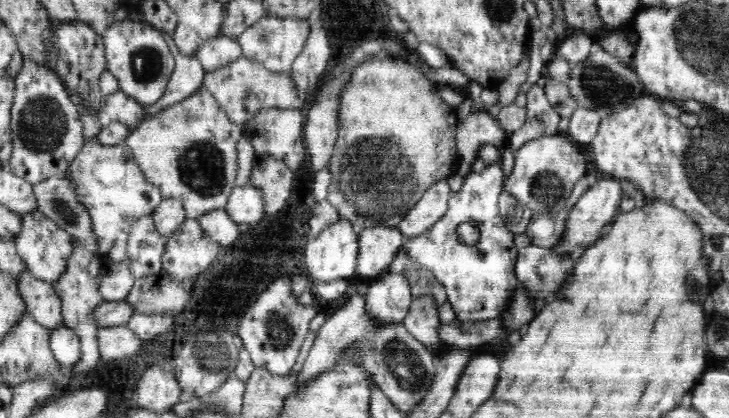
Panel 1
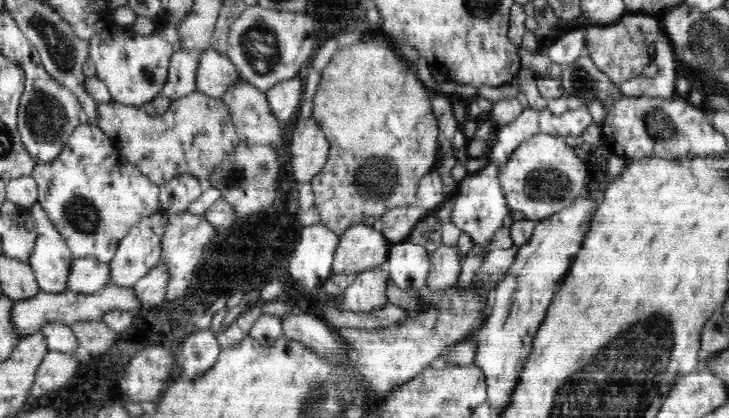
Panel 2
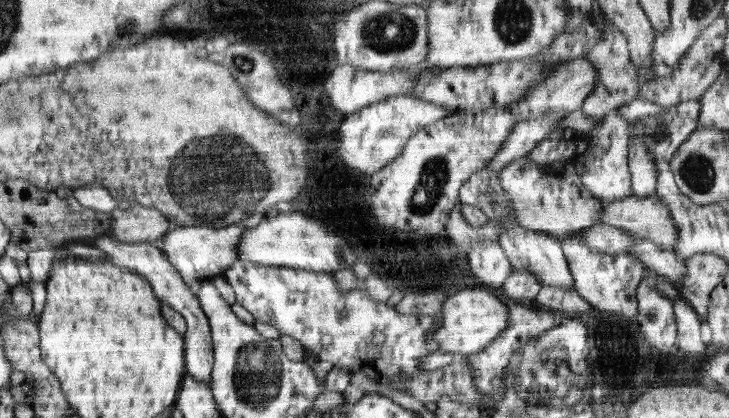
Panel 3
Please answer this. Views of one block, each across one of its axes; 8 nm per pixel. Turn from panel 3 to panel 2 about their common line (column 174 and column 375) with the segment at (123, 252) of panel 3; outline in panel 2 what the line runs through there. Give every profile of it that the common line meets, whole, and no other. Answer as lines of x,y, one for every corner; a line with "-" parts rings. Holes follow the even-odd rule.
380,264
372,270
356,274
354,284
343,292
339,308
345,312
372,312
384,308
389,302
386,297
387,272
386,264

